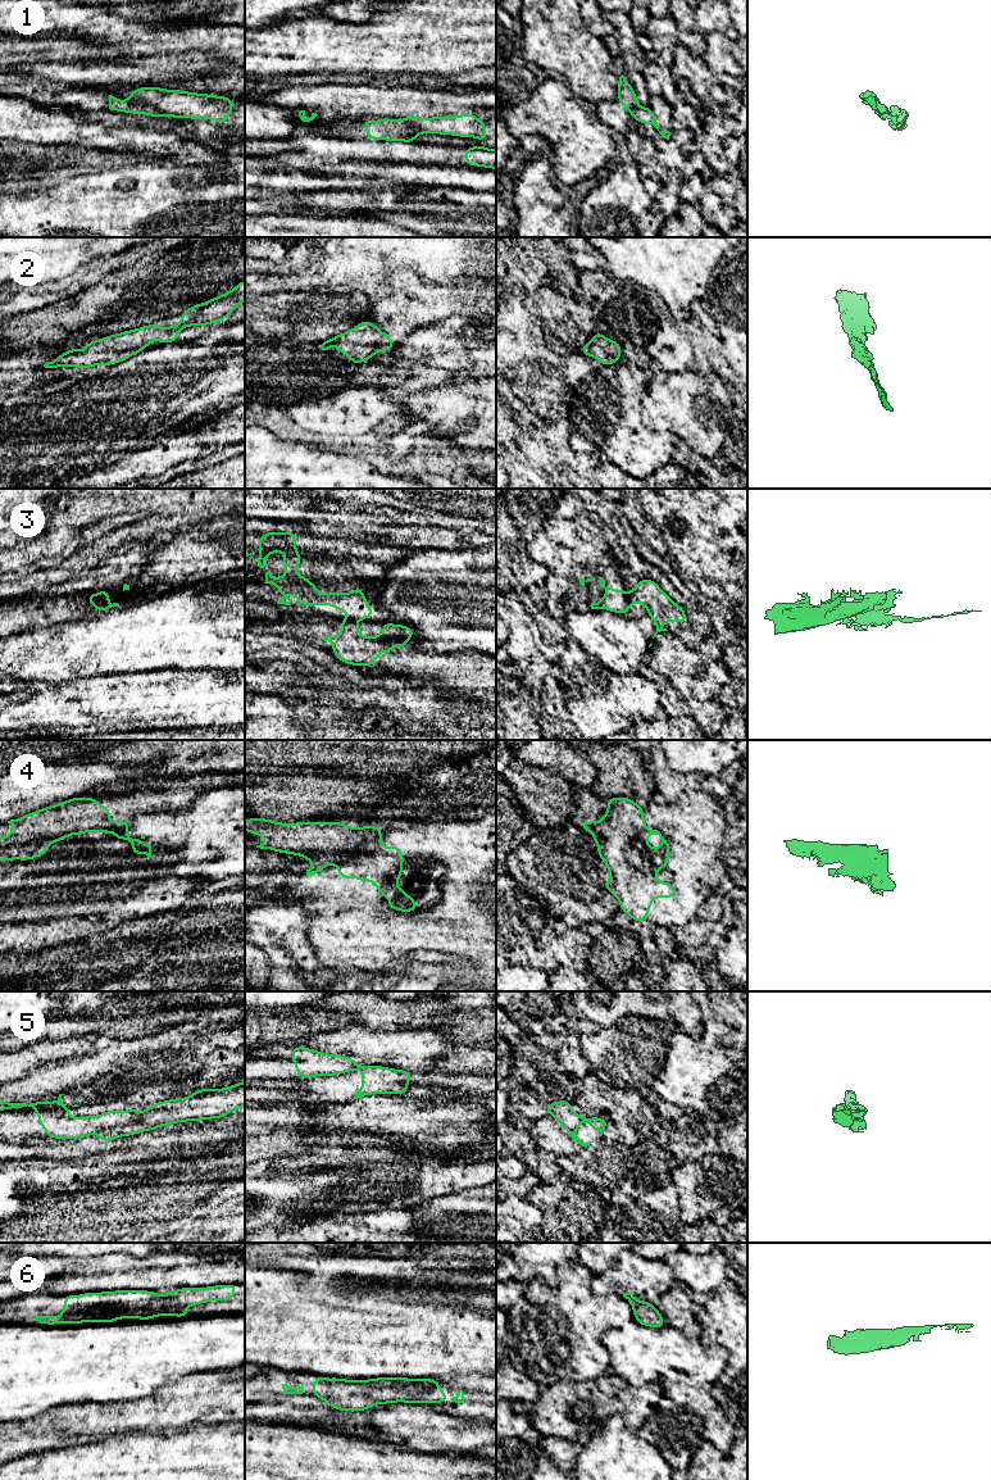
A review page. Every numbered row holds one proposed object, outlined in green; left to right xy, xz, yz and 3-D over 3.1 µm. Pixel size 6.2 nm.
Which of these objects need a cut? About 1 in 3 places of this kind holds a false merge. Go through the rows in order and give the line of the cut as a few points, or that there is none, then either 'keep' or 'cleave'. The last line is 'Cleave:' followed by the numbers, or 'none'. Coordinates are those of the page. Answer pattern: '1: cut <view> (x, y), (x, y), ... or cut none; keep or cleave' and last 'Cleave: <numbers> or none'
1: cut xy (127, 100), (150, 104), (167, 116); cleave
2: cut none; keep
3: cut xy (105, 598), (94, 607); cleave
4: cut none; keep
5: cut xy (141, 1112), (131, 1120), (101, 1130); cleave
6: cut none; keep
Cleave: 1, 3, 5

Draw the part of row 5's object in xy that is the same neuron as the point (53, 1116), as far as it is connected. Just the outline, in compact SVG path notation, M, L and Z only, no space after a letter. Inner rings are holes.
M59 1094L58 1099L55 1102L0 1102L0 1112L4 1109L22 1109L22 1108L28 1108L32 1107L38 1117L38 1126L42 1126L45 1129L45 1134L47 1138L54 1138L54 1139L81 1139L85 1136L90 1136L92 1134L96 1134L103 1130L108 1130L119 1125L123 1125L127 1121L135 1120L137 1116L140 1116L142 1112L141 1109L124 1109L122 1112L117 1112L114 1109L108 1111L105 1113L101 1113L99 1116L85 1116L85 1117L71 1117L69 1116L69 1109L72 1107L78 1107L77 1104L72 1107L64 1107L62 1104L62 1094Z

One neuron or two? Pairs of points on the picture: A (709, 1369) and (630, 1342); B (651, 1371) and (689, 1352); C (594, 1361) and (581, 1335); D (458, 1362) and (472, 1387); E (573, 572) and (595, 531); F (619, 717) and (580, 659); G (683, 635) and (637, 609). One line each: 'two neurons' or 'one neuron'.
A: one neuron
B: one neuron
C: one neuron
D: two neurons
E: one neuron
F: one neuron
G: one neuron

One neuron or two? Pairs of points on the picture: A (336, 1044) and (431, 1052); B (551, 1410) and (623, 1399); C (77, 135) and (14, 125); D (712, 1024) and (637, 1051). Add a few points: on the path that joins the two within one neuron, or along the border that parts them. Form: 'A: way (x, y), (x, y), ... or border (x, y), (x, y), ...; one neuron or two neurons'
A: way (359, 1044), (374, 1048), (408, 1049); one neuron
B: way (569, 1403), (577, 1397), (605, 1398); one neuron
C: way (62, 127), (30, 125); one neuron
D: border (668, 1036), (668, 1051), (666, 1054); two neurons

